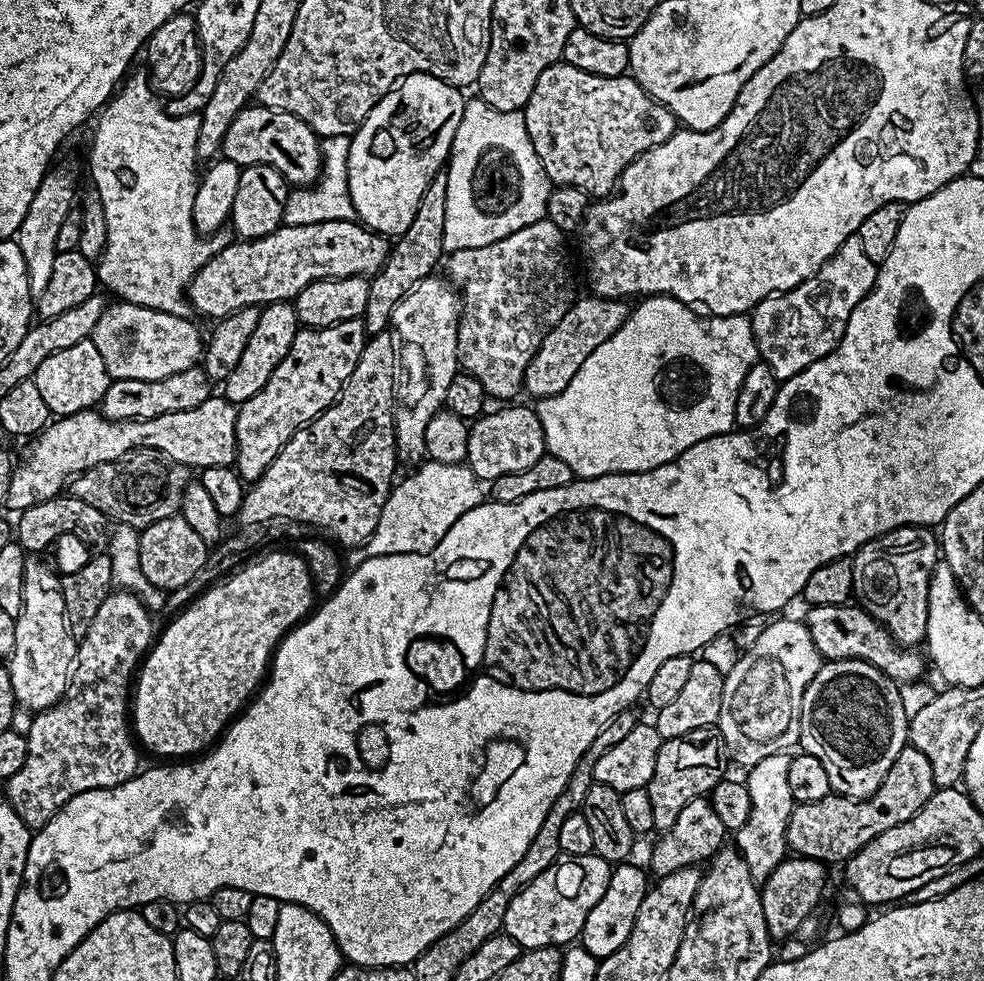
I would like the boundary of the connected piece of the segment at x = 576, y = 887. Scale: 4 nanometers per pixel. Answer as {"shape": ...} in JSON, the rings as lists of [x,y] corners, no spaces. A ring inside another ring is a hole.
{"shape":[[[593,851],[581,856],[561,855],[560,859],[553,862],[550,867],[542,870],[542,874],[534,878],[534,882],[530,882],[525,888],[518,890],[518,894],[514,894],[510,906],[506,906],[502,931],[510,938],[514,938],[514,942],[518,942],[524,950],[571,945],[579,937],[582,925],[586,923],[586,914],[590,914],[590,910],[594,910],[595,904],[598,903],[598,898],[606,894],[612,869],[613,865],[609,861],[603,860]]]}

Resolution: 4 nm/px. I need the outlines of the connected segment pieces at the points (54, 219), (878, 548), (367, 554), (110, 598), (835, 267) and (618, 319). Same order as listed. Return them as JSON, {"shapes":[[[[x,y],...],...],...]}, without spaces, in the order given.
{"shapes":[[[[59,166],[49,168],[30,202],[30,210],[26,210],[26,218],[22,218],[22,226],[16,231],[14,239],[22,250],[22,258],[26,258],[26,270],[33,297],[40,296],[42,290],[46,290],[46,282],[52,273],[57,254],[58,230],[62,230],[62,222],[66,222],[77,200],[78,187],[76,188],[75,174],[68,168]]],[[[906,526],[866,542],[851,557],[853,597],[859,607],[866,609],[901,646],[925,643],[930,578],[941,556],[937,533],[931,527]]],[[[425,459],[419,467],[409,472],[412,473],[389,492],[386,506],[382,506],[382,518],[378,518],[378,526],[374,526],[374,534],[370,534],[363,546],[347,553],[349,569],[375,556],[429,552],[438,546],[446,530],[450,530],[450,526],[454,526],[454,522],[458,522],[466,510],[474,510],[474,506],[482,503],[482,482],[468,469],[467,463],[447,464]]],[[[109,592],[79,641],[72,676],[62,698],[54,706],[33,715],[33,725],[27,736],[26,762],[22,762],[22,770],[6,782],[8,802],[29,829],[42,827],[61,806],[70,802],[70,798],[90,790],[113,788],[137,775],[142,752],[130,727],[130,689],[148,649],[154,643],[152,620],[148,616],[151,616],[149,609],[133,592]]],[[[859,235],[846,238],[842,246],[832,255],[828,261],[806,282],[794,286],[789,292],[778,292],[775,296],[758,302],[758,306],[750,313],[754,338],[756,339],[756,351],[759,359],[776,375],[777,380],[783,382],[794,378],[806,366],[818,362],[818,358],[826,358],[838,346],[842,334],[846,330],[846,322],[850,322],[850,314],[854,314],[854,306],[866,298],[866,294],[876,284],[878,266],[870,262],[870,257],[864,253]]],[[[587,295],[581,300],[580,297],[573,299],[570,310],[562,314],[558,326],[554,326],[548,331],[546,338],[542,338],[530,366],[526,366],[523,387],[525,393],[543,398],[566,390],[566,386],[570,386],[570,378],[574,378],[574,374],[582,370],[582,362],[586,362],[586,358],[590,358],[590,354],[594,354],[594,350],[598,350],[598,346],[602,346],[602,342],[606,342],[606,338],[613,336],[626,322],[630,311],[628,300]]]]}

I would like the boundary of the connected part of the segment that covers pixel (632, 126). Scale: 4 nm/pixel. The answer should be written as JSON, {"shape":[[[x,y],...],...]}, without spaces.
{"shape":[[[563,62],[551,64],[546,66],[546,70],[542,70],[542,75],[539,76],[538,82],[534,82],[534,94],[530,94],[530,98],[522,111],[524,113],[524,125],[530,134],[530,142],[534,142],[534,150],[538,154],[540,165],[546,170],[549,181],[556,186],[582,190],[590,198],[611,196],[620,183],[621,174],[626,170],[626,166],[630,166],[630,162],[634,162],[634,158],[638,158],[646,150],[666,142],[666,138],[670,138],[678,131],[676,115],[666,106],[657,104],[656,99],[650,94],[646,94],[646,90],[642,90],[642,86],[639,82],[633,80],[631,75],[599,76],[598,74],[590,74],[586,70],[578,70],[578,66],[570,66]]]}

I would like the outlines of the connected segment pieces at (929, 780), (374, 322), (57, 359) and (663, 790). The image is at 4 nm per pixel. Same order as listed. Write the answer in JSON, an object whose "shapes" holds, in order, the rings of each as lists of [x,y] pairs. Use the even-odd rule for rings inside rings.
{"shapes":[[[[906,746],[898,758],[894,758],[894,766],[890,766],[879,790],[865,800],[829,794],[813,804],[796,804],[788,819],[788,847],[795,855],[809,856],[811,860],[846,862],[871,840],[878,838],[878,834],[886,834],[890,826],[914,818],[936,789],[926,754]]],[[[441,170],[426,186],[426,194],[422,194],[422,202],[418,202],[418,214],[414,214],[414,222],[406,226],[406,230],[391,245],[388,261],[370,280],[370,298],[366,298],[366,310],[363,314],[364,330],[368,336],[377,336],[392,323],[392,315],[402,302],[402,298],[412,287],[425,280],[437,271],[436,263],[445,255],[444,231],[446,230],[446,178],[447,171]]],[[[91,338],[77,342],[75,346],[69,346],[66,350],[58,350],[58,354],[50,354],[50,358],[46,358],[46,362],[42,362],[42,366],[38,366],[34,379],[49,413],[56,418],[95,409],[104,399],[110,383],[106,362],[102,362],[102,354],[98,354],[98,346],[94,346]]],[[[715,727],[690,730],[690,734],[682,734],[682,738],[670,738],[661,743],[658,762],[654,762],[654,774],[647,786],[657,833],[666,833],[675,826],[686,802],[711,793],[712,787],[722,778],[720,752],[722,756],[724,751],[724,741]]]]}

